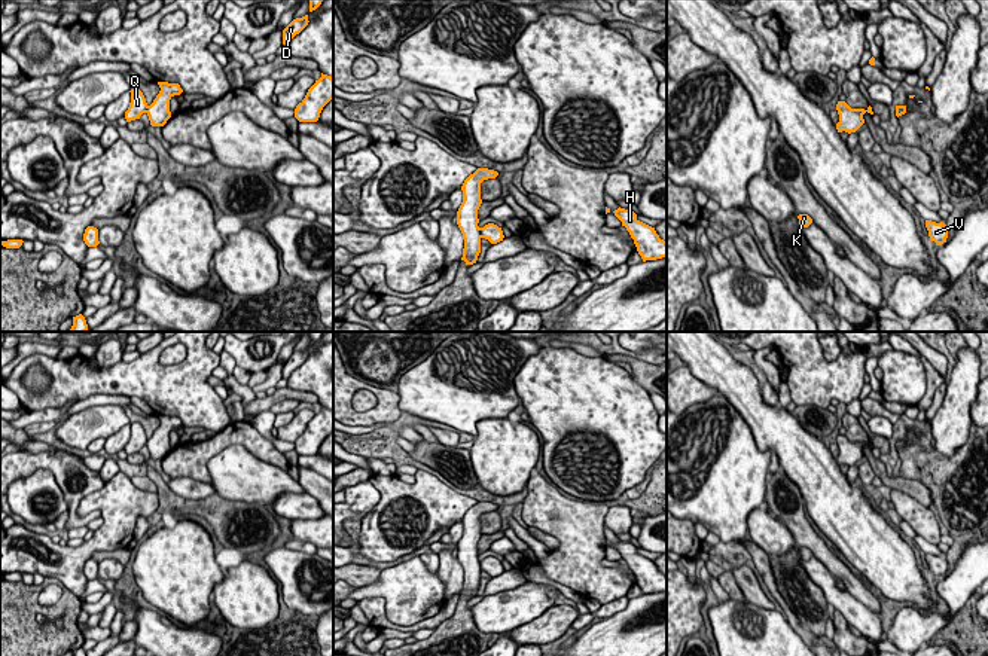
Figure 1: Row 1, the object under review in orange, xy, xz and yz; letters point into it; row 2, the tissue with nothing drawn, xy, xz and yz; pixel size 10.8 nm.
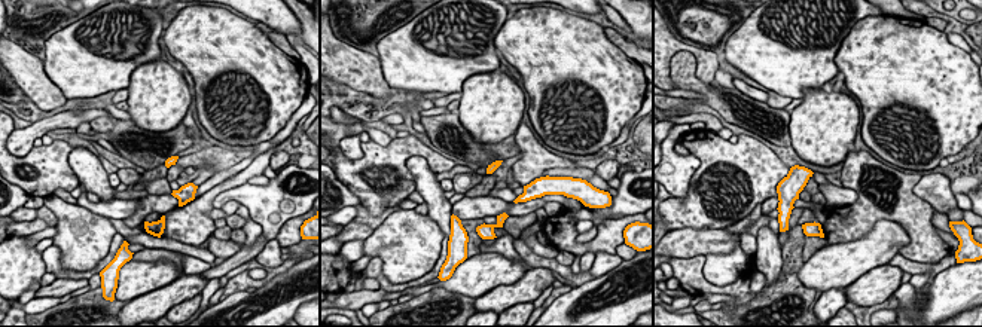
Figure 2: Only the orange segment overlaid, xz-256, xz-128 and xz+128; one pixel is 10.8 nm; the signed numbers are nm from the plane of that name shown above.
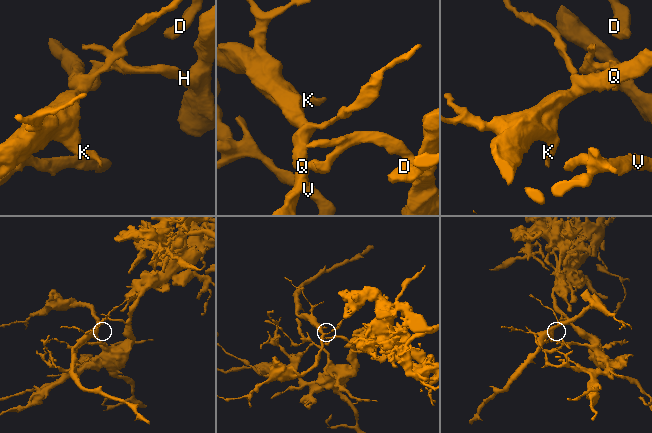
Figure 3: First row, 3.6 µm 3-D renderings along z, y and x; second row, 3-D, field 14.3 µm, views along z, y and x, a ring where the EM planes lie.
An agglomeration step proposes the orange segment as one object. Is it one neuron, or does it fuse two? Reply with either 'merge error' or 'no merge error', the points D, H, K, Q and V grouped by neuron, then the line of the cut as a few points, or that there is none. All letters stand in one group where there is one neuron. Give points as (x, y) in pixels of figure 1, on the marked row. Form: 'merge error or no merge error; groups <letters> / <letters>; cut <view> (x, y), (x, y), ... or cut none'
merge error; groups D H V / K Q; cut xz (479, 228), (482, 237)

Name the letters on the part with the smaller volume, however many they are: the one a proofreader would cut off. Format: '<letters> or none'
K, Q

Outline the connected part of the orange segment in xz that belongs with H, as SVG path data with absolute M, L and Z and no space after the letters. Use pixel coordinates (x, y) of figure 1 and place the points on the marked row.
M619 207L613 213L629 232L643 262L667 257L667 242L659 238L655 228L640 222L632 210Z

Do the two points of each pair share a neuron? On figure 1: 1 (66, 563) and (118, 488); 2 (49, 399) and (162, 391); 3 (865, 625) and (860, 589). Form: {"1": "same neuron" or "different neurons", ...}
{"1": "same neuron", "2": "same neuron", "3": "different neurons"}

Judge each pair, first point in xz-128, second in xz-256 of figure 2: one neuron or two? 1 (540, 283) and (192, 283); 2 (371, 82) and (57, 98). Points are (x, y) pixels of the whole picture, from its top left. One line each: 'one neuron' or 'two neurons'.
1: one neuron
2: one neuron

